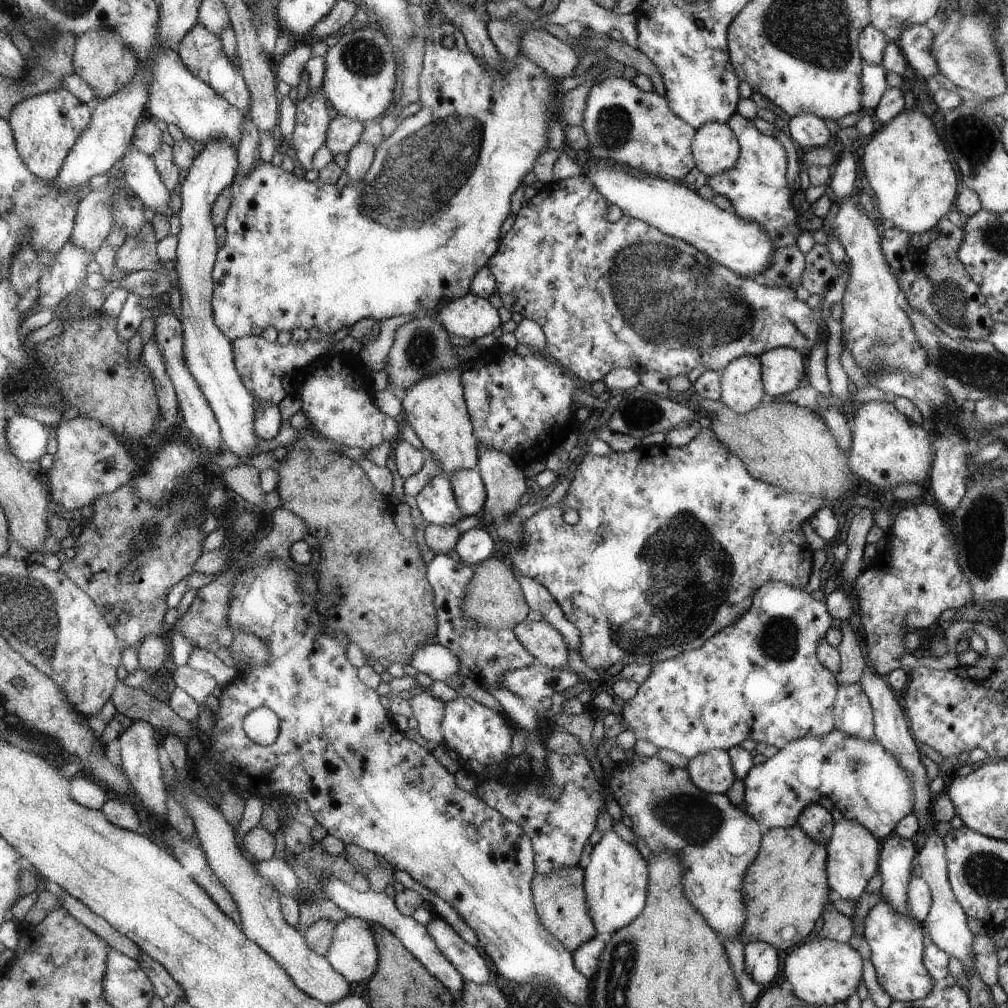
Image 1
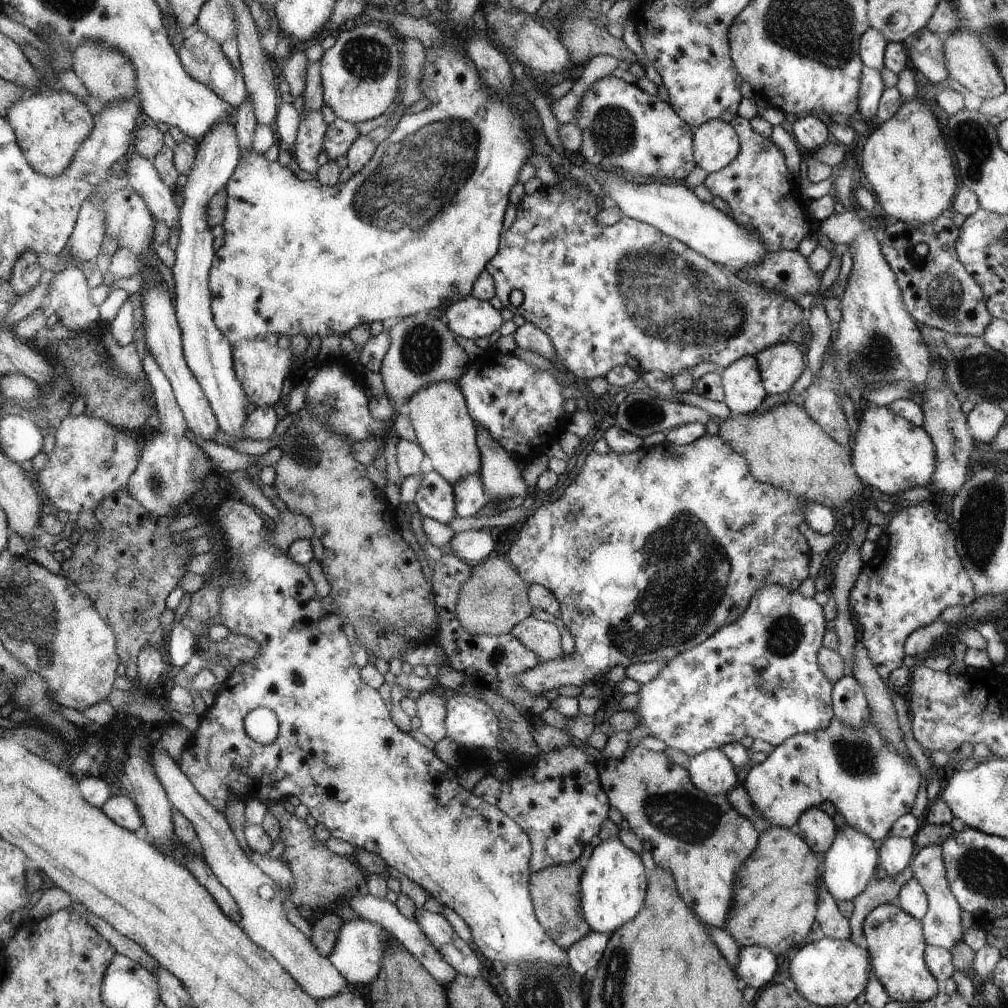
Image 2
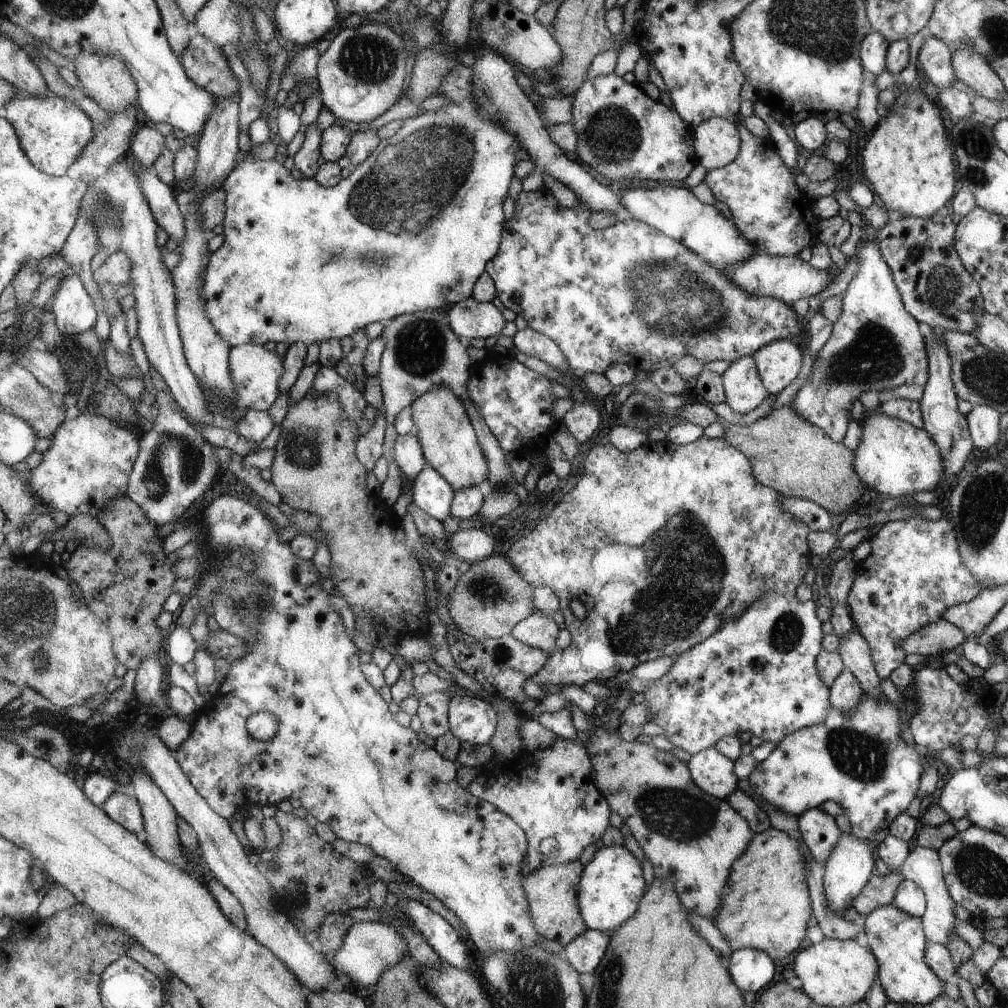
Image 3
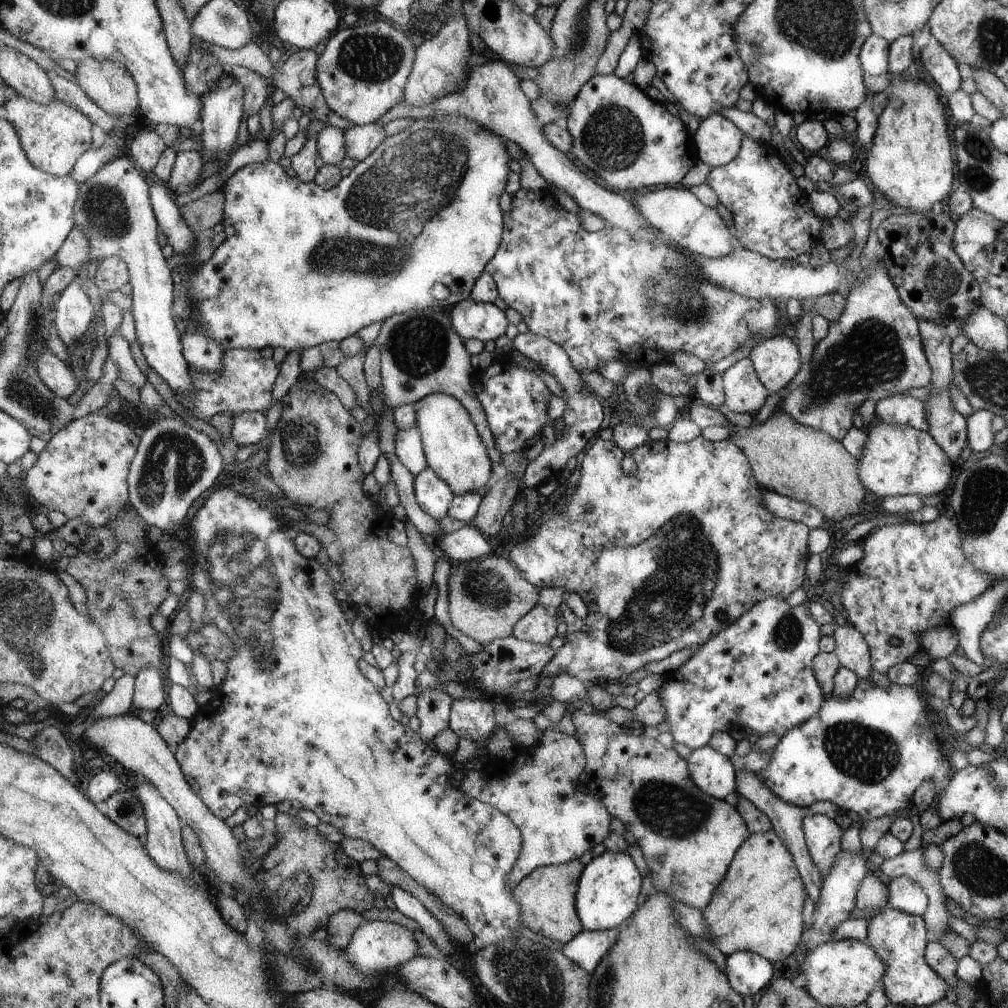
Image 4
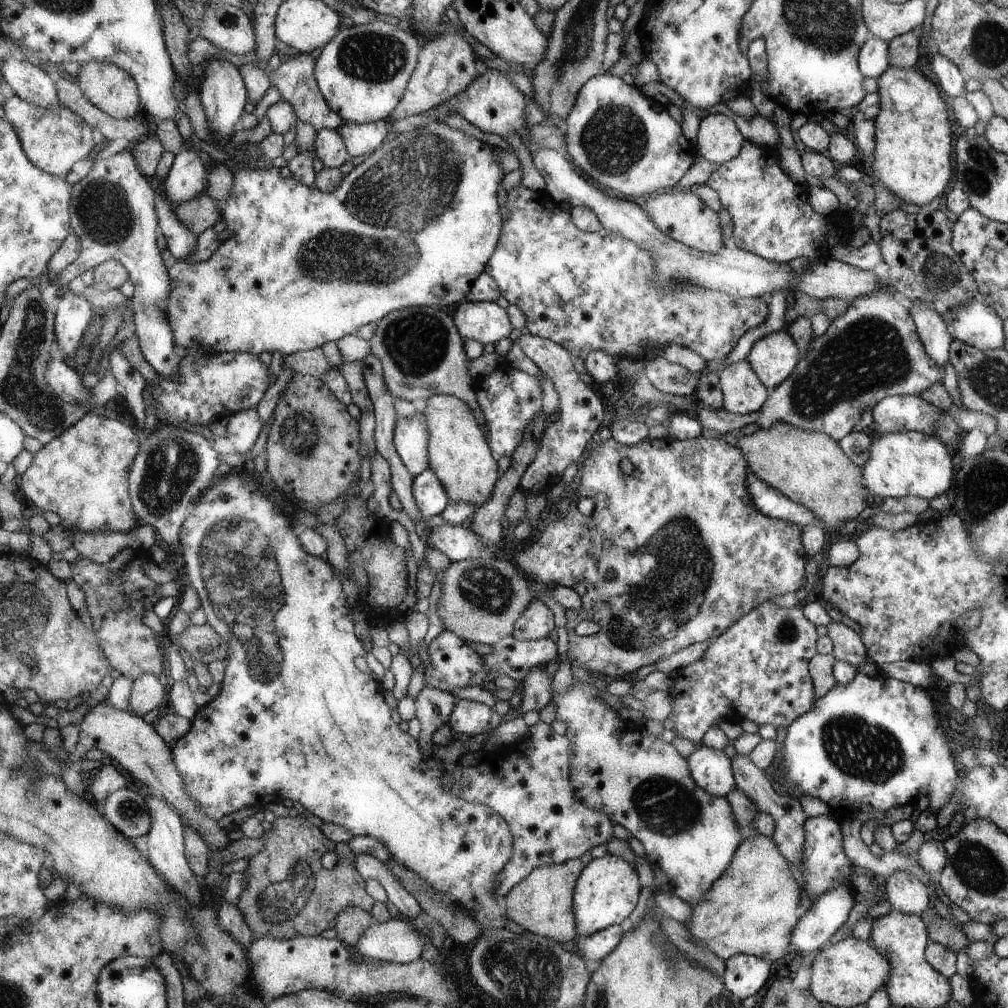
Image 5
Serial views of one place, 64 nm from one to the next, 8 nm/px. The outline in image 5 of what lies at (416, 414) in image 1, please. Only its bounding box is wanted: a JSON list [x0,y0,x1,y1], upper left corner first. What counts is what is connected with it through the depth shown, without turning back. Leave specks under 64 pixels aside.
[421,395,499,508]

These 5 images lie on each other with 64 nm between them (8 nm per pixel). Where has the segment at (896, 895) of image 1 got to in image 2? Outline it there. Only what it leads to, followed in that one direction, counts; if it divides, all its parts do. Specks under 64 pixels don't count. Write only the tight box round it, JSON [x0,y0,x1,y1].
[878,834,916,878]

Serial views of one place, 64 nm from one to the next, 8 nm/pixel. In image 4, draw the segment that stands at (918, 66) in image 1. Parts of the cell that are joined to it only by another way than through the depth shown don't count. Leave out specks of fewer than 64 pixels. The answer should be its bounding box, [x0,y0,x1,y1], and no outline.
[921,46,960,95]

